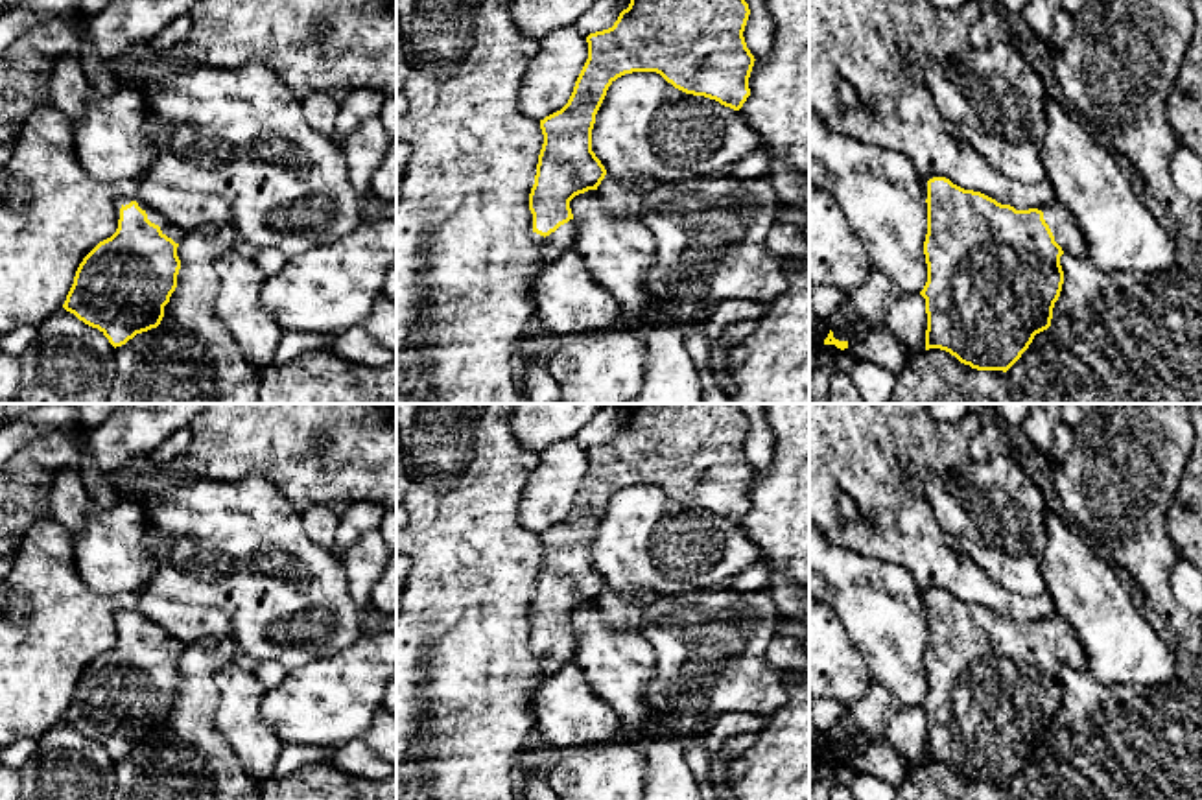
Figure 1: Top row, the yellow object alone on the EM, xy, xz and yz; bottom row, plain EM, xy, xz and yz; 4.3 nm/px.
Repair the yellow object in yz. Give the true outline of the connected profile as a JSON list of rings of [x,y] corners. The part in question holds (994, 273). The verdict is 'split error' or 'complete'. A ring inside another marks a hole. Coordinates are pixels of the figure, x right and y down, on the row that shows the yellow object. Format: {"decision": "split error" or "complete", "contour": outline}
{"decision": "split error", "contour": [[[933,177],[927,181],[925,203],[927,282],[920,291],[927,313],[925,350],[946,350],[977,371],[1007,372],[1034,335],[1051,326],[1064,284],[1060,256],[1088,258],[1084,234],[1058,199],[1016,210],[946,177]]]}

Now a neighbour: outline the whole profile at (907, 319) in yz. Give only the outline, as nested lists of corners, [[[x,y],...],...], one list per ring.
[[[903,293],[883,323],[911,354],[925,350],[927,313],[925,299],[920,293]]]

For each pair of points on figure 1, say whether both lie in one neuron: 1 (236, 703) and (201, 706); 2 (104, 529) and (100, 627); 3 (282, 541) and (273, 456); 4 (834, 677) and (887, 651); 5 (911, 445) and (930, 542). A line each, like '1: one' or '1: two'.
1: two
2: two
3: two
4: two
5: one

